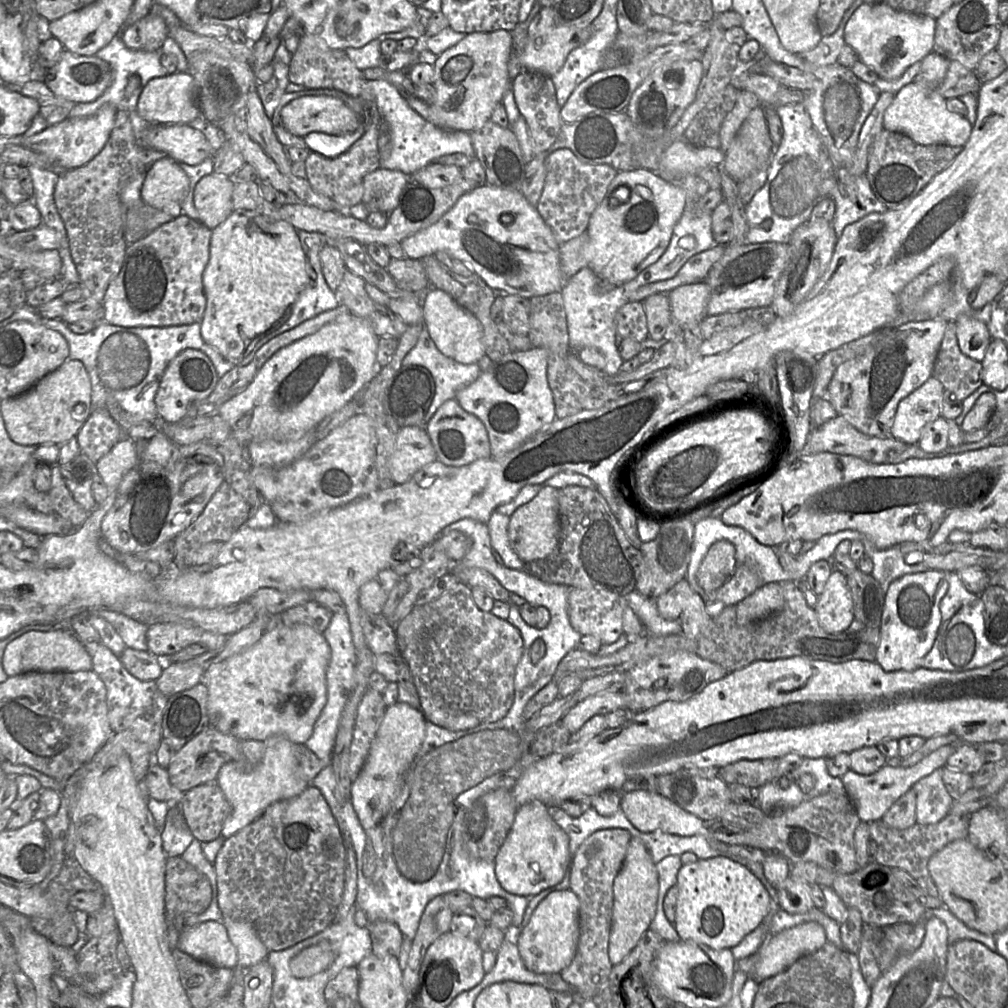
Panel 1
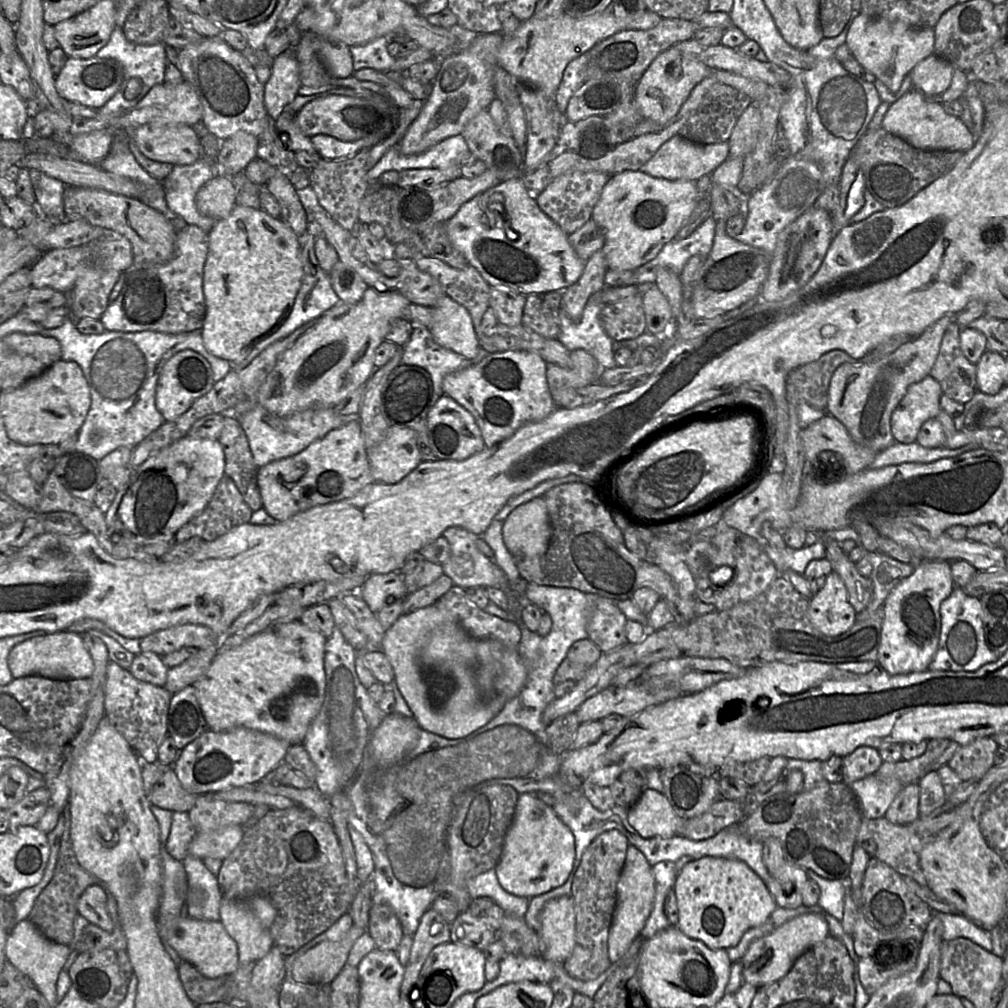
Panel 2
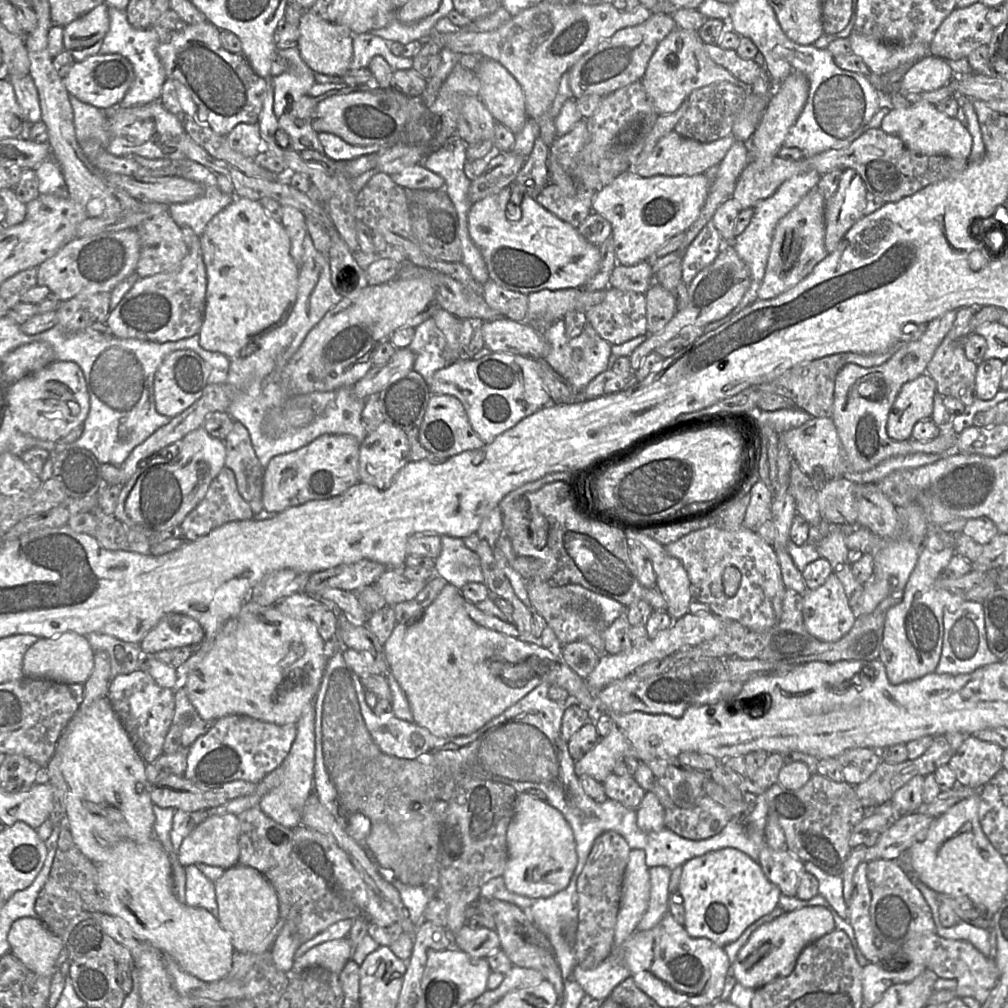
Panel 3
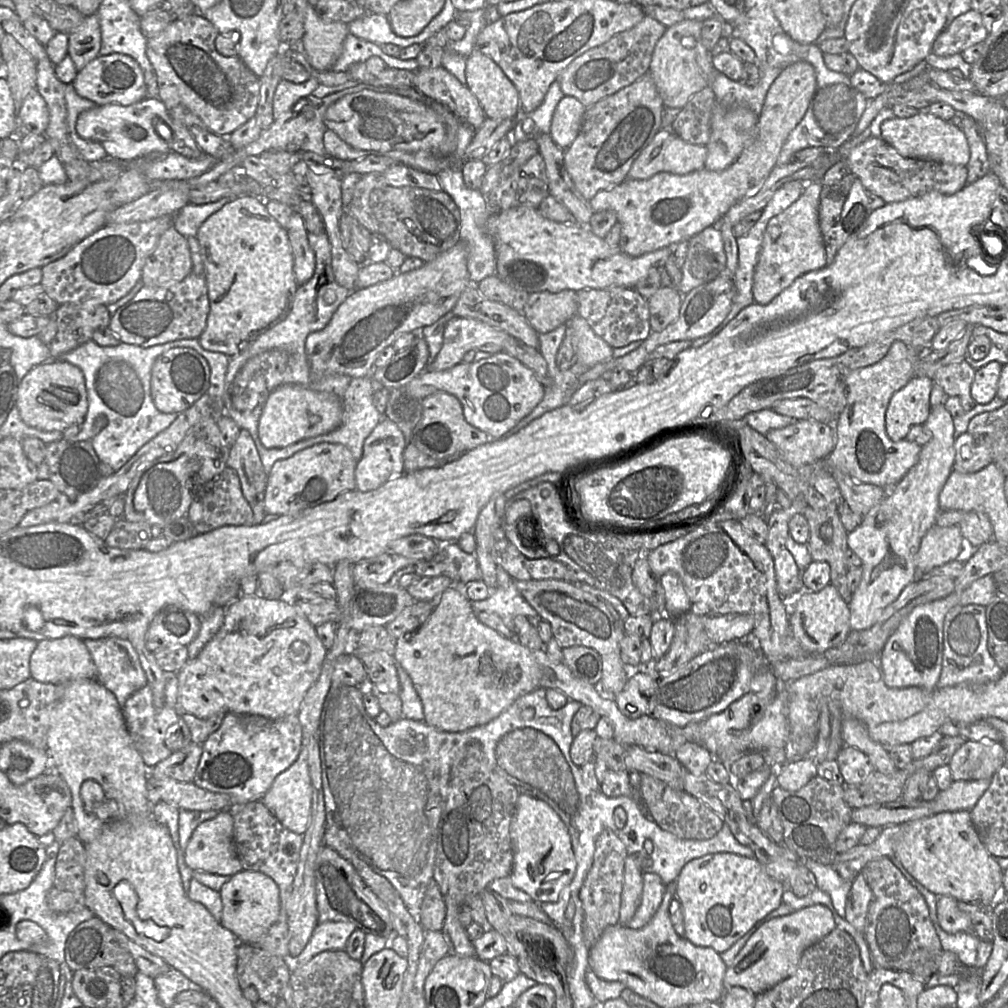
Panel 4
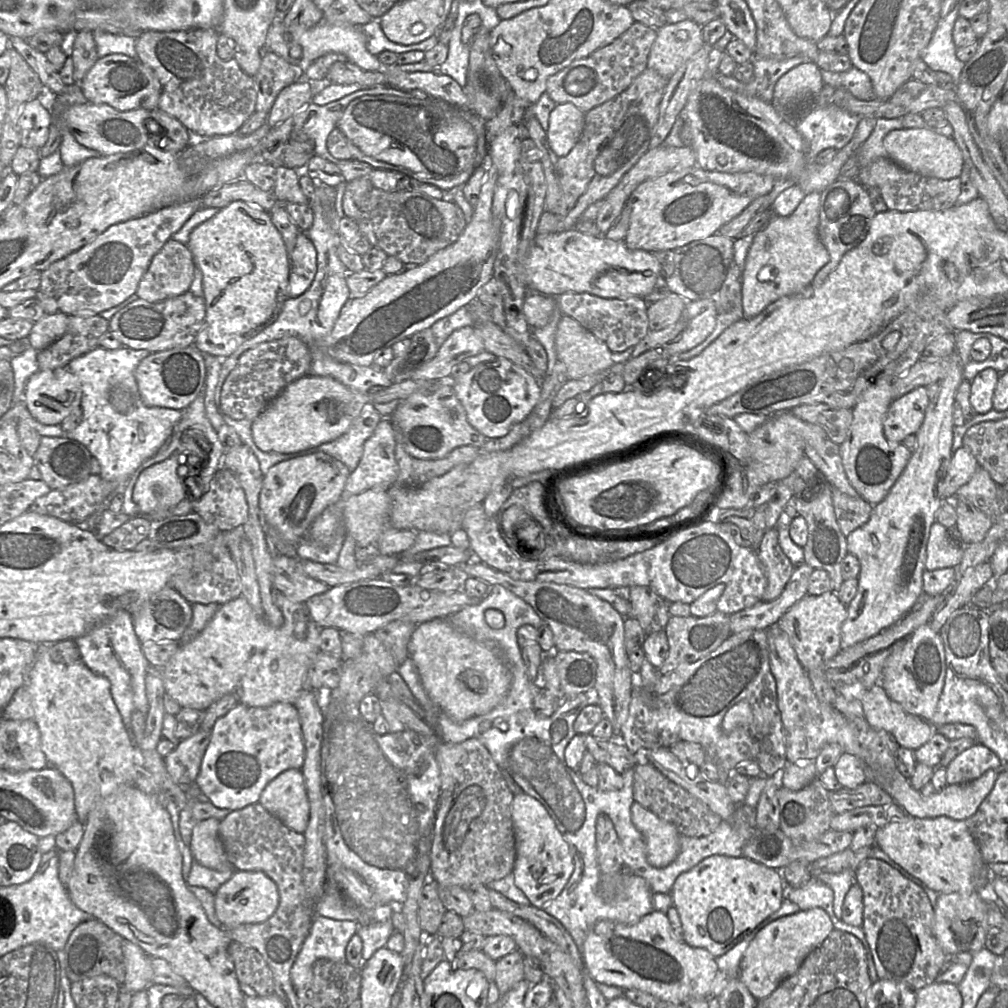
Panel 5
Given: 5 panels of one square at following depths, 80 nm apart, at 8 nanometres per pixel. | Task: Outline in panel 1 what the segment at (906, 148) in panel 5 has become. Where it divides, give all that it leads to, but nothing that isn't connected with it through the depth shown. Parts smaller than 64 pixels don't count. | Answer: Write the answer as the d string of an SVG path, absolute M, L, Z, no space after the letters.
M913 81L902 87L895 95L892 104L884 113L883 127L885 130L891 132L904 133L921 145L946 144L953 147L963 147L970 138L973 126L966 117L949 111L946 102L947 100L932 88L928 88L920 82Z

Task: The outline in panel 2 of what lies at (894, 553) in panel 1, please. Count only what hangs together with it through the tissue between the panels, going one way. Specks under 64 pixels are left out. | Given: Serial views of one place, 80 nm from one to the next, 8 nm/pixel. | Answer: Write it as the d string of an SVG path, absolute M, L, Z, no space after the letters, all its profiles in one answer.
M866 551L864 555L872 565L868 578L872 581L874 594L868 607L858 615L858 620L869 617L878 606L884 604L891 590L915 570L914 564L906 564L878 552Z

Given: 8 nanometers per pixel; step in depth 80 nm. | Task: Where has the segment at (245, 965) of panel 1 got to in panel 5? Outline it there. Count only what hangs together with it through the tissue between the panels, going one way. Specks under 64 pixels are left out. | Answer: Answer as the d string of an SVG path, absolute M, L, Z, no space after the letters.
M236 870L231 878L223 883L215 895L215 912L224 928L234 928L241 924L262 923L267 921L279 905L279 891L276 883L262 871Z

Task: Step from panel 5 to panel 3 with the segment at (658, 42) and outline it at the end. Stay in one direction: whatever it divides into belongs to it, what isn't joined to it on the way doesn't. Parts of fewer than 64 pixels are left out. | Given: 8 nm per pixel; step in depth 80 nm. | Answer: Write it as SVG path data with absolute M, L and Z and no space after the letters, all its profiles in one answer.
M679 27L659 43L641 79L643 88L659 115L674 113L694 90L718 82L729 82L744 88L750 86L710 59L697 31Z

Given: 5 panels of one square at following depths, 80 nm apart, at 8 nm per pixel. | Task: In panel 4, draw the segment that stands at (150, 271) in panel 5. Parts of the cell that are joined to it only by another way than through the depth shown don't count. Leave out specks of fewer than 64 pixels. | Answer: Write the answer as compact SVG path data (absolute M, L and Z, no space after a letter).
M171 226L161 235L156 248L146 259L141 281L143 286L168 287L182 281L192 269L187 238Z

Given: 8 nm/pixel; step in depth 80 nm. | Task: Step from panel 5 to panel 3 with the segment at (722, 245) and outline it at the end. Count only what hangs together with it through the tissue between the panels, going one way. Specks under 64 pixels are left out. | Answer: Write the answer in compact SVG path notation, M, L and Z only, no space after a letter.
M710 220L682 257L682 281L686 285L689 285L701 270L714 262L720 252L720 244L720 233L713 220Z

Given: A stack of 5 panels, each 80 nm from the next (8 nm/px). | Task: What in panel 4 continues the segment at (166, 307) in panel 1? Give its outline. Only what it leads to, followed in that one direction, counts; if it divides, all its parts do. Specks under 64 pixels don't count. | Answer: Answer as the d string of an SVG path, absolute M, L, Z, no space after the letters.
M191 272L182 281L168 287L143 286L112 315L109 327L121 342L142 347L175 340L199 338L206 327L210 304L204 275Z

